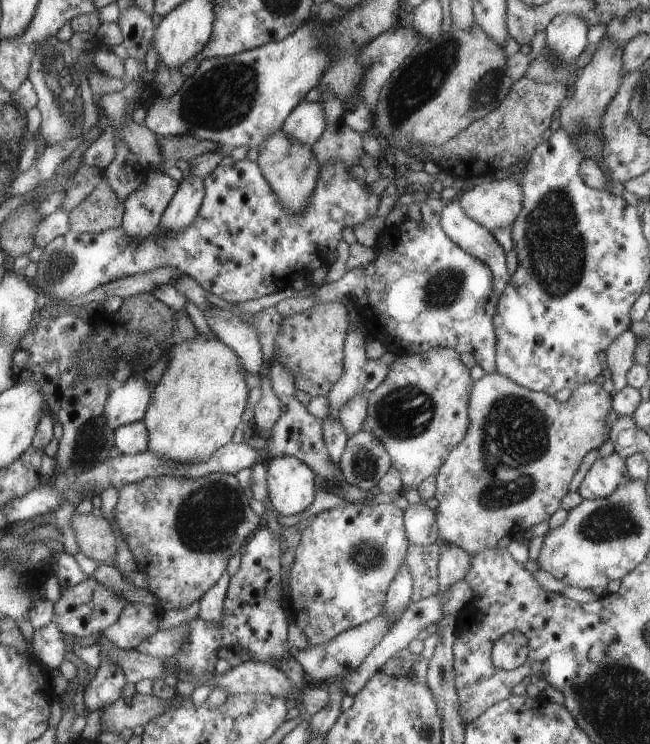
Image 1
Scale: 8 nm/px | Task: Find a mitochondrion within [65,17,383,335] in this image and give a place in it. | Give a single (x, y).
(222, 95)

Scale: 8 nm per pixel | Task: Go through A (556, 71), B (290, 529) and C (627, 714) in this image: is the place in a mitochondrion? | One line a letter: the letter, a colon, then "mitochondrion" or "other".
A: mitochondrion
B: other
C: mitochondrion

